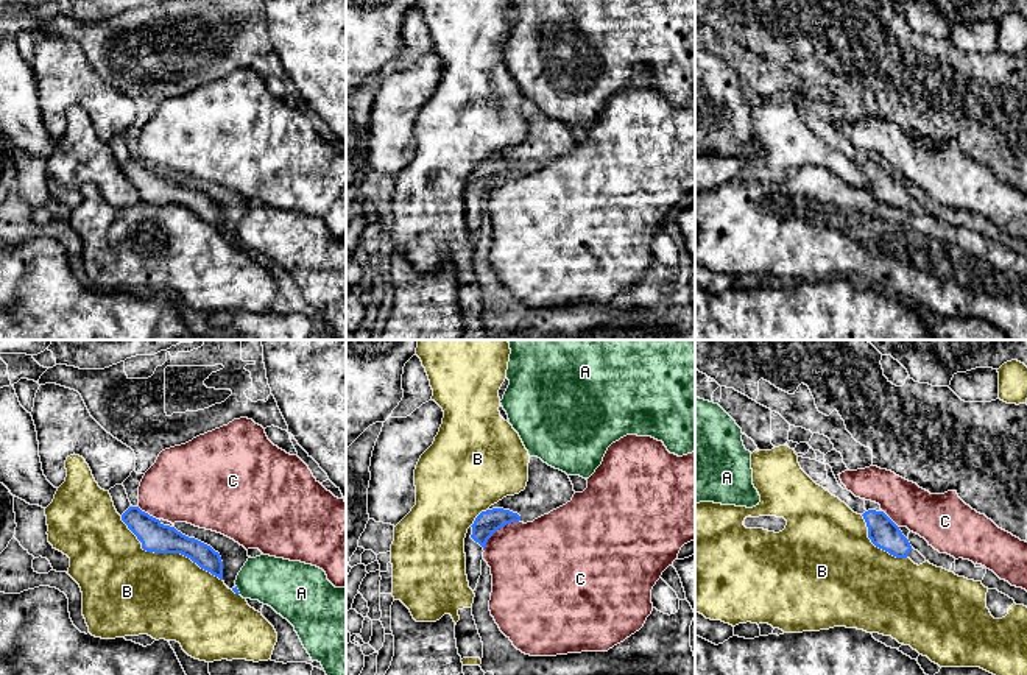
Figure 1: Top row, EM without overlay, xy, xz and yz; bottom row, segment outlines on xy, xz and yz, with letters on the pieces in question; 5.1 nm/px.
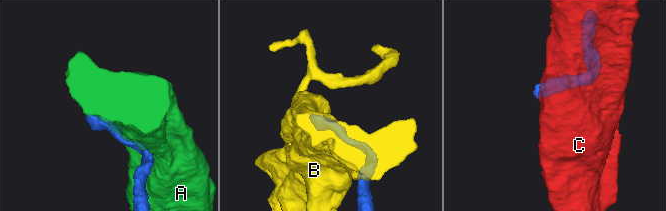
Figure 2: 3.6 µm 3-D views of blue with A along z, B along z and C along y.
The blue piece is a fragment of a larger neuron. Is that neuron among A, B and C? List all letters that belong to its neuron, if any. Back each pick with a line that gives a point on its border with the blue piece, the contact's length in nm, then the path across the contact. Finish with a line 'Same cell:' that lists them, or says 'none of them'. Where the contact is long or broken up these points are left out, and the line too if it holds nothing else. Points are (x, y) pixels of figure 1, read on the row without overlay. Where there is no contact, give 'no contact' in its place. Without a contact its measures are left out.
Same cell: none of them

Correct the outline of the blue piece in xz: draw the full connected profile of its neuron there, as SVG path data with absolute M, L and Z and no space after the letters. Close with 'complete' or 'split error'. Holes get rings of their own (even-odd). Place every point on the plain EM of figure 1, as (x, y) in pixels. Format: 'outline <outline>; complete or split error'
outline M492 159L482 162L468 179L464 189L466 226L469 239L475 242L482 226L482 210L488 190L502 178L519 173L521 167L510 161Z; split error

